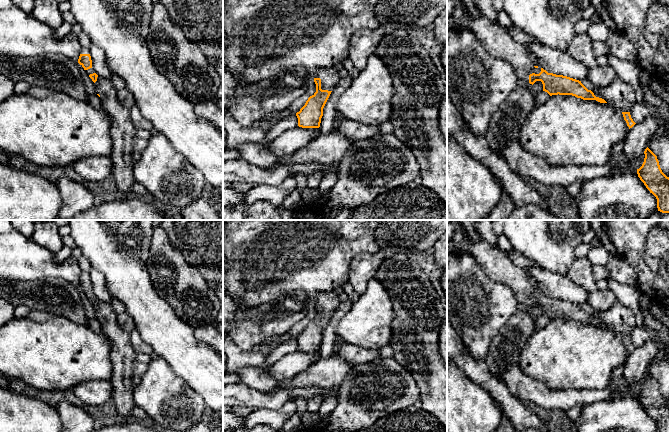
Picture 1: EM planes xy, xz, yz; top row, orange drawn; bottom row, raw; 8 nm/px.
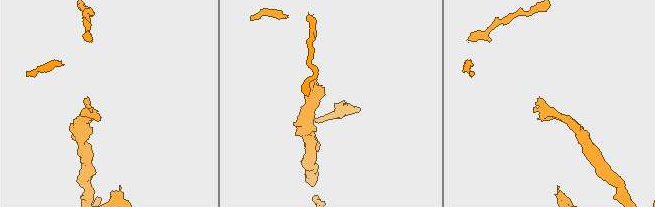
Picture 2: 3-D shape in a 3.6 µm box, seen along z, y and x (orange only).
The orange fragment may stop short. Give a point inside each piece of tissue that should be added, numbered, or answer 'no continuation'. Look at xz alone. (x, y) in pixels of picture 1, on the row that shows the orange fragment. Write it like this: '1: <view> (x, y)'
1: xz (329, 77)

